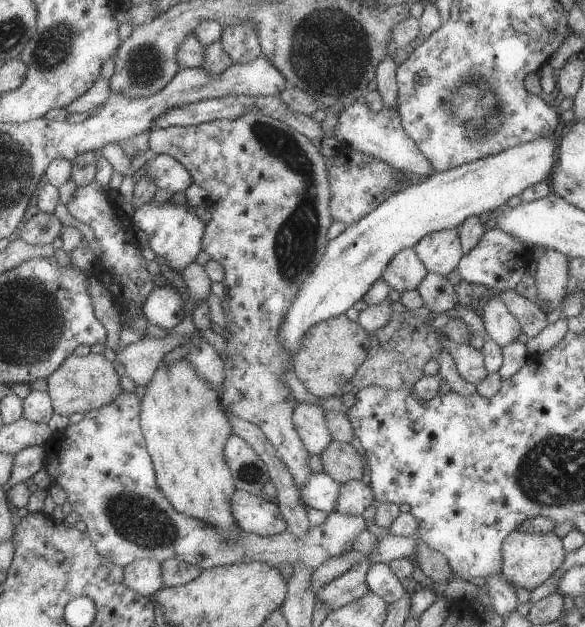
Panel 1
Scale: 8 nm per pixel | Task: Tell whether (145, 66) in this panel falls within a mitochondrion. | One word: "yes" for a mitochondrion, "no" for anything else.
yes

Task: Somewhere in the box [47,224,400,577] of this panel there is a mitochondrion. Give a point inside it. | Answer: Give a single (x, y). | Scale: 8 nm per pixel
(139, 520)

